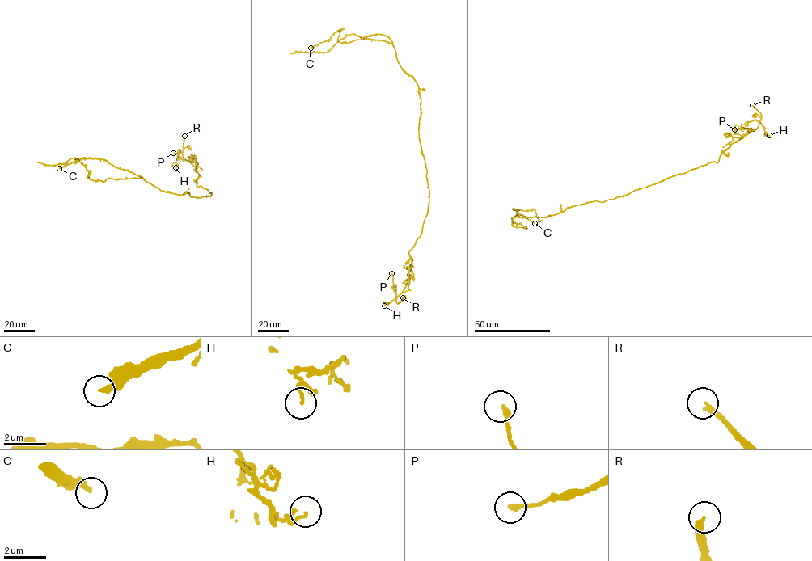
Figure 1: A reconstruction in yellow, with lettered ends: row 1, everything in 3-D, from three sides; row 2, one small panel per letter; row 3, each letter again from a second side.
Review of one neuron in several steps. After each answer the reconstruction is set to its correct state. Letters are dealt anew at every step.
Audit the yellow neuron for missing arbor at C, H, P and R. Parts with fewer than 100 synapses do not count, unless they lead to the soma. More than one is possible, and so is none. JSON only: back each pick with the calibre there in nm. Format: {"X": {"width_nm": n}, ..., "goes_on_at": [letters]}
{"C": {"width_nm": 240}, "goes_on_at": ["C"]}

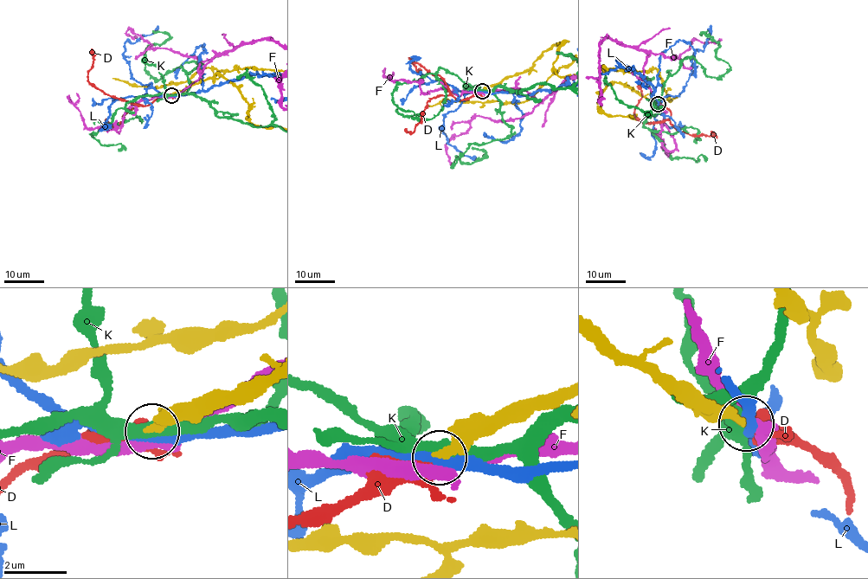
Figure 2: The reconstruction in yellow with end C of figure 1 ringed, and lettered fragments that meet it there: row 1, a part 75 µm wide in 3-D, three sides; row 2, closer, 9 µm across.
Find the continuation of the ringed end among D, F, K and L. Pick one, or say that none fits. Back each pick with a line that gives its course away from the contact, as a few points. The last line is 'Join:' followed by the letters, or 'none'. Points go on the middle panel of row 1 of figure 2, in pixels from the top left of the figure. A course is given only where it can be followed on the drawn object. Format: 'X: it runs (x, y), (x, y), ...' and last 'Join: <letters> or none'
D: it runs (482, 91), (457, 99), (440, 76), (431, 74), (409, 59), (419, 71)
Join: D

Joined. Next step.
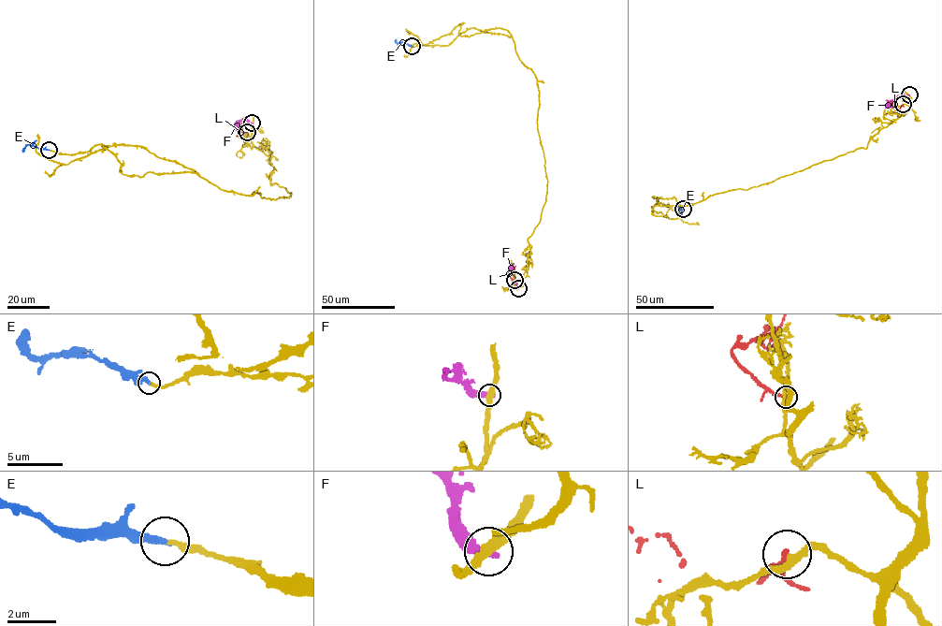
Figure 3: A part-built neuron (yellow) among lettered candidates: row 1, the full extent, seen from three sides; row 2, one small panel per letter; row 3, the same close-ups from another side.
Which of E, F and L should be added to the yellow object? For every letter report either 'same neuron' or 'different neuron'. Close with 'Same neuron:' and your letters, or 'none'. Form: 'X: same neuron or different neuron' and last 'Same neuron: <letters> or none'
E: same neuron
F: different neuron
L: different neuron
Same neuron: E

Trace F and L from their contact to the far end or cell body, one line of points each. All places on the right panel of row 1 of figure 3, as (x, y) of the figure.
F: (908, 94), (897, 95), (888, 104), (891, 105)
L: (903, 104), (898, 110), (888, 101)

